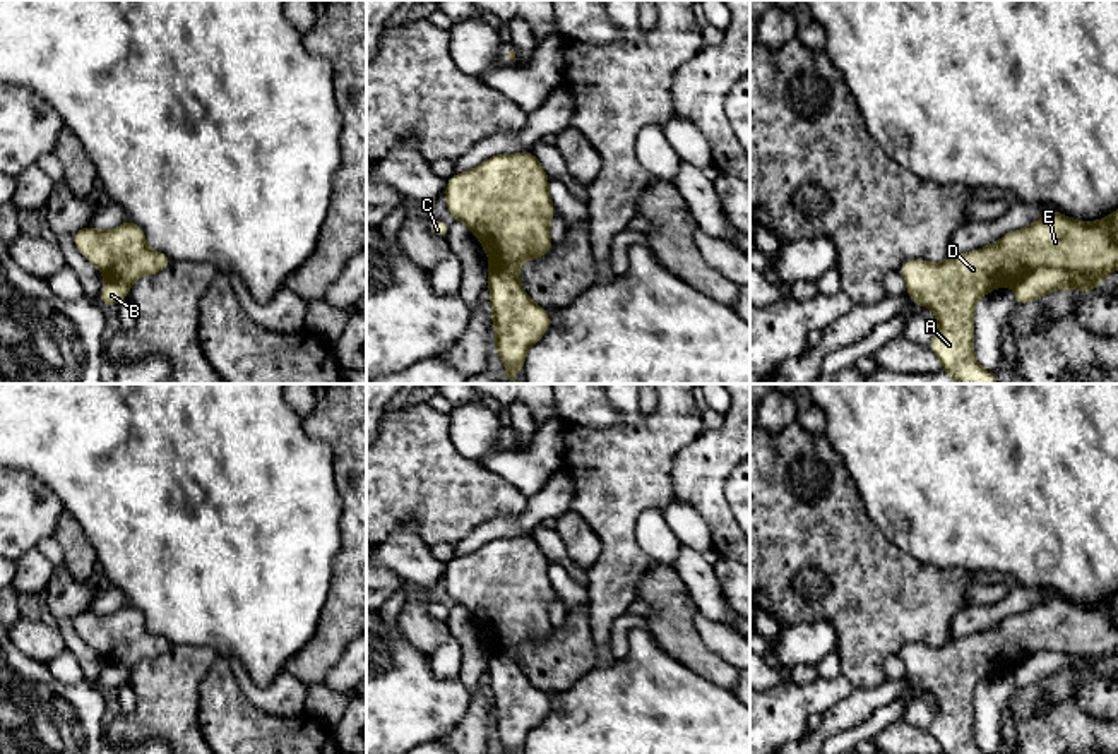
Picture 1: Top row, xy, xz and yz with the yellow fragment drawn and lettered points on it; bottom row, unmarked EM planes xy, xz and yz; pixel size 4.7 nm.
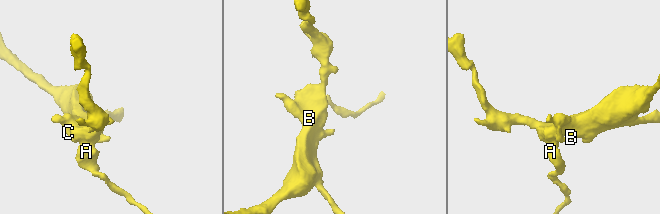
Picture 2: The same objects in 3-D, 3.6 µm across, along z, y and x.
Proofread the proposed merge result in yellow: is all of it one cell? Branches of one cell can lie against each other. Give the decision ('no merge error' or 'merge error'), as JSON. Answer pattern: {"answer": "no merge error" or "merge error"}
{"answer": "merge error"}

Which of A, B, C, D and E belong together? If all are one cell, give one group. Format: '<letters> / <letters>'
A D E / B C

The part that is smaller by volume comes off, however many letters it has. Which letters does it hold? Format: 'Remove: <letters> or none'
Remove: B, C

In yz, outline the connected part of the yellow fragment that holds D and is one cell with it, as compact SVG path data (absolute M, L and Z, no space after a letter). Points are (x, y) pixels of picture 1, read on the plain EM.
M1118 593L1099 605L1079 605L1053 595L984 632L962 639L950 637L943 646L913 643L901 649L901 656L913 689L928 691L938 703L928 730L940 744L942 754L986 754L974 740L974 689L979 682L1000 670L1014 670L1039 651L1103 658L1116 649Z

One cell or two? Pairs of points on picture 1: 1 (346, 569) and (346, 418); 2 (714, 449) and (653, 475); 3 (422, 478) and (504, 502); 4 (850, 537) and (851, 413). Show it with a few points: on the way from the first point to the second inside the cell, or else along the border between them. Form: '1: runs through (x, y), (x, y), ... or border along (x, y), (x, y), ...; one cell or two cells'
1: runs through (348, 532), (346, 456); one cell
2: border along (699, 436), (673, 460), (673, 497); two cells
3: runs through (442, 496), (483, 496); one cell
4: border along (827, 439), (853, 478), (865, 511); two cells

